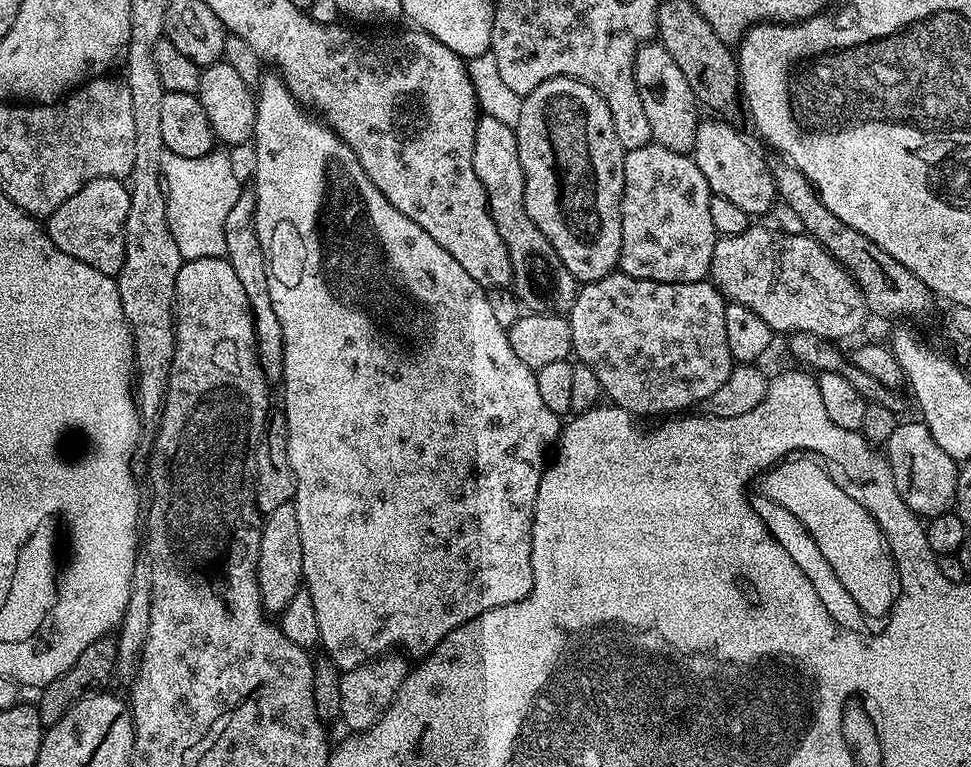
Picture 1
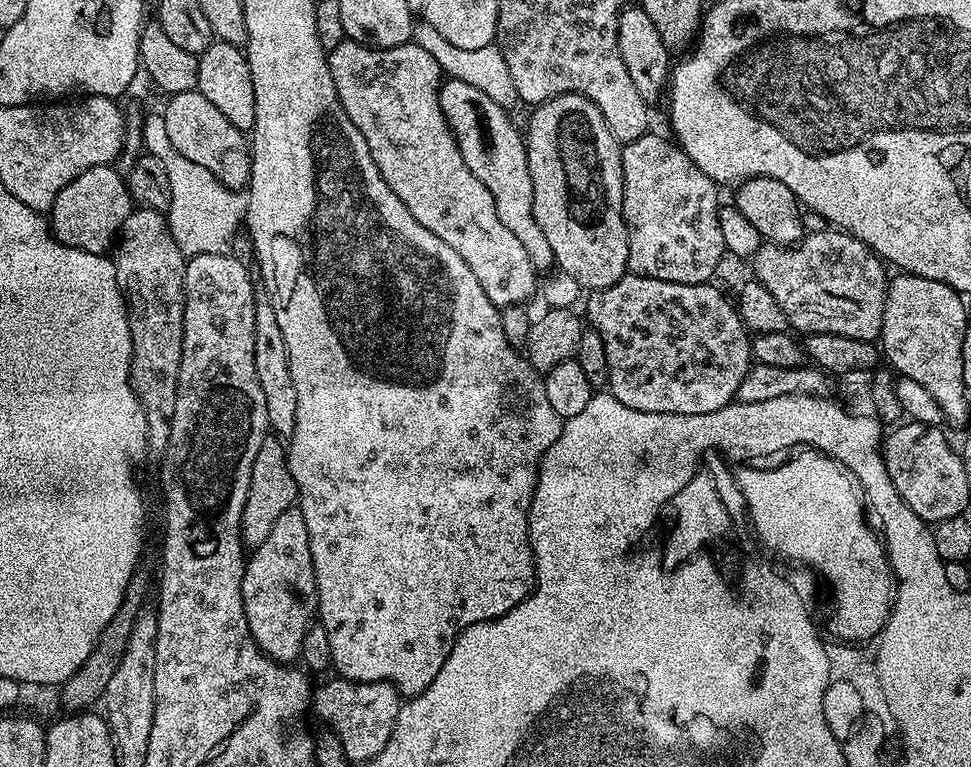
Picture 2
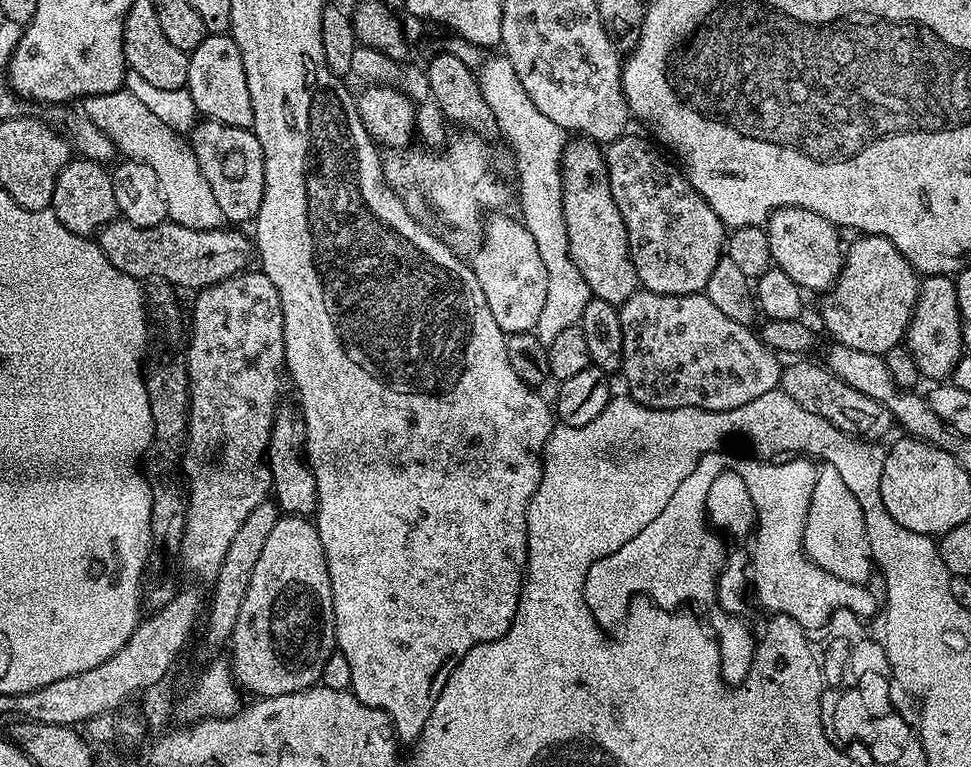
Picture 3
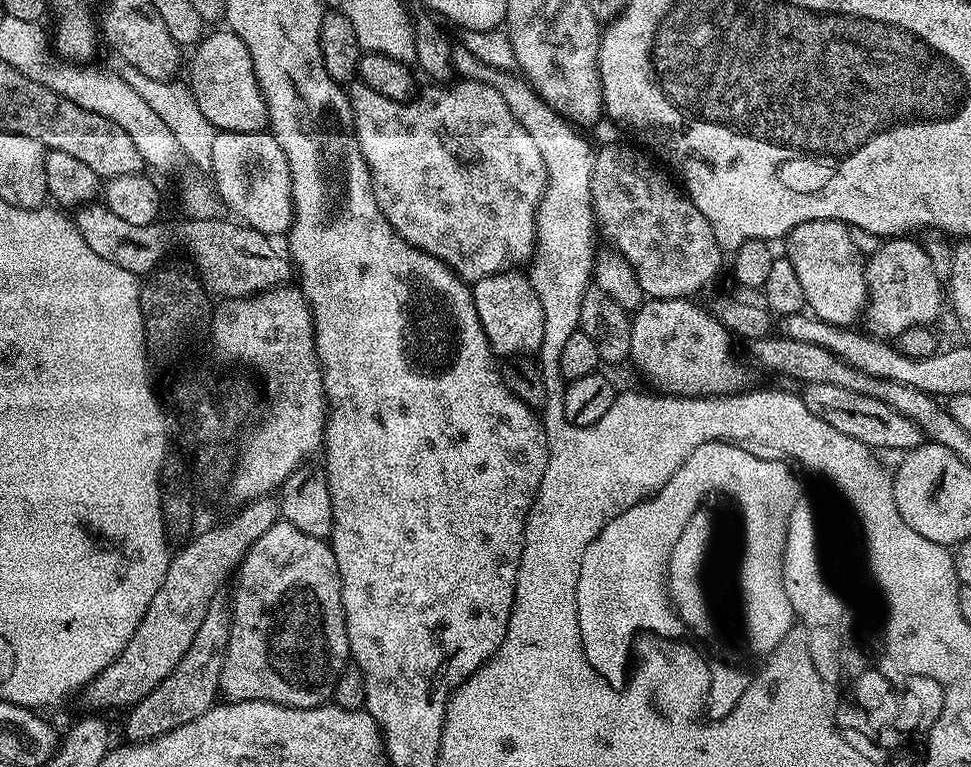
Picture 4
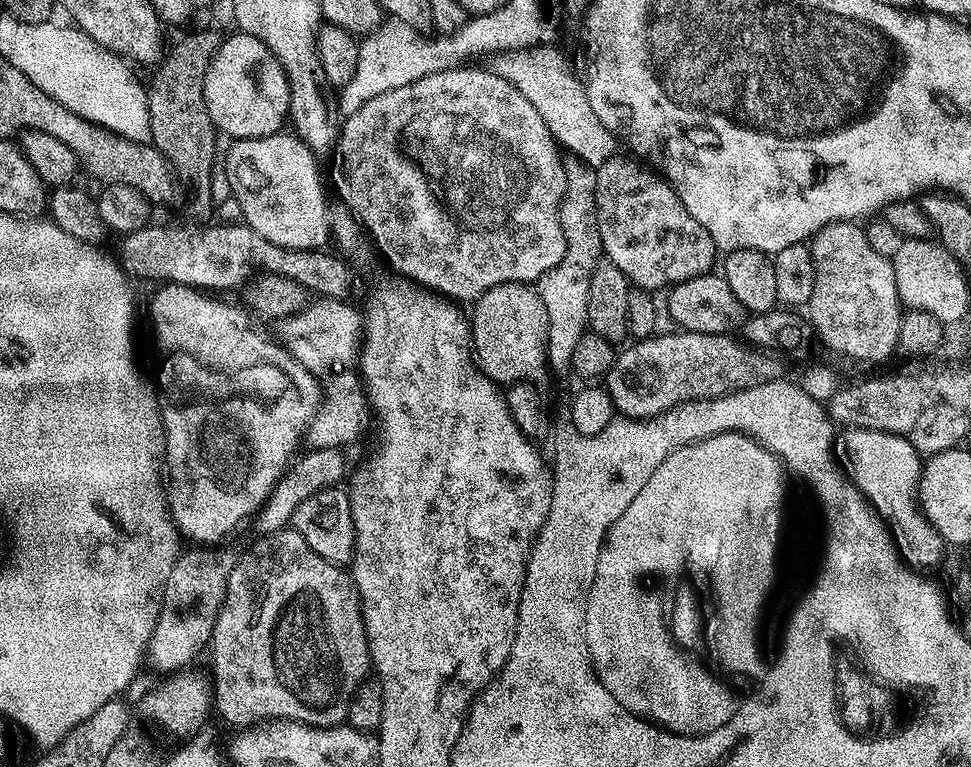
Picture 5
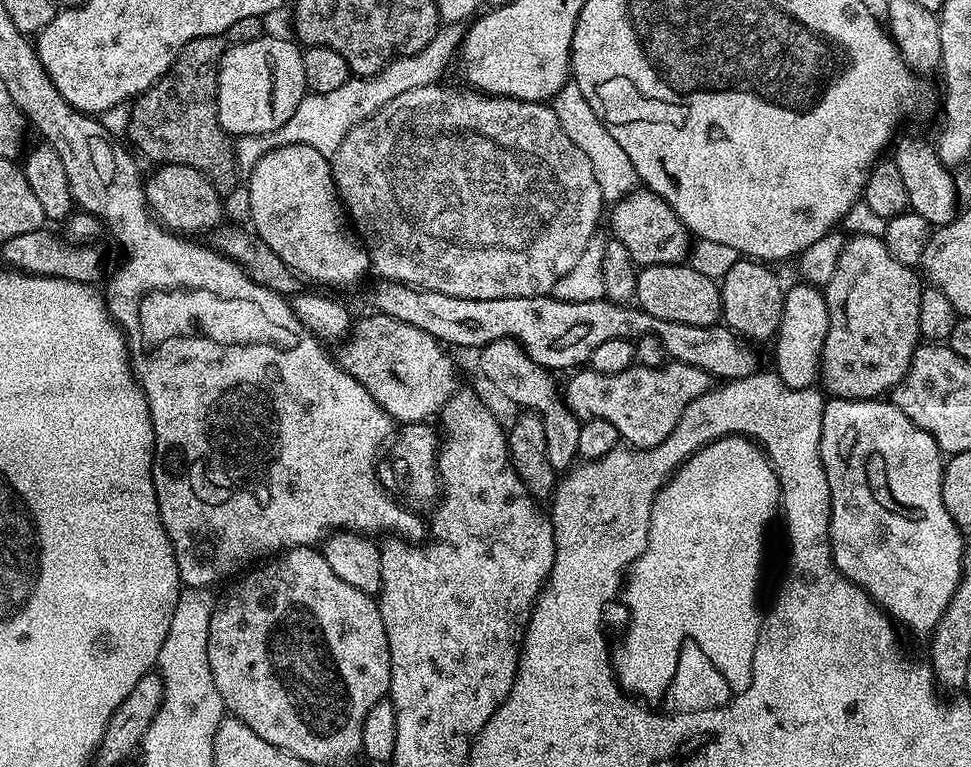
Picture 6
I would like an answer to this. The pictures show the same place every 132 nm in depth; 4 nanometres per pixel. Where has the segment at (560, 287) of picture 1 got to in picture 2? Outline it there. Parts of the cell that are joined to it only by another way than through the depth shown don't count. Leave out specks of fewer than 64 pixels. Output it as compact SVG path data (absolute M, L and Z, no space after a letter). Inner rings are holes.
M445 79L440 85L440 105L448 125L452 127L454 138L460 144L462 158L466 166L470 166L470 174L474 174L474 178L490 190L490 198L494 198L498 222L502 222L502 226L506 226L506 230L522 242L537 273L547 273L547 268L551 269L554 261L550 242L546 242L546 234L542 234L532 213L534 182L530 182L528 145L521 129L520 132L516 129L515 122L502 106L467 82Z

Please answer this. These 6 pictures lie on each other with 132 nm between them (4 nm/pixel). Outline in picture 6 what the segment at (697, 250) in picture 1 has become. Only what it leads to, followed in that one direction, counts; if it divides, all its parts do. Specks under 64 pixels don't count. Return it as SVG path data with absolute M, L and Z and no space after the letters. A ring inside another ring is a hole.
M638 186L630 194L615 201L612 208L611 235L626 250L638 266L658 266L659 264L683 264L689 259L694 240L687 226L674 214L674 210L658 194L649 188Z

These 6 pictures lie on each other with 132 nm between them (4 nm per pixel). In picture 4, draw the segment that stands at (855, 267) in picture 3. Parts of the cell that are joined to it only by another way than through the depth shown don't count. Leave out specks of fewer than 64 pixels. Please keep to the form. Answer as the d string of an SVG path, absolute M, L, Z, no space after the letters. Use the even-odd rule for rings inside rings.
M888 238L881 243L879 250L867 257L869 307L868 316L876 327L875 335L880 338L895 338L902 330L910 330L910 326L923 324L935 325L940 311L945 311L946 296L942 291L942 277L936 272L936 265L926 254L926 250L912 238Z

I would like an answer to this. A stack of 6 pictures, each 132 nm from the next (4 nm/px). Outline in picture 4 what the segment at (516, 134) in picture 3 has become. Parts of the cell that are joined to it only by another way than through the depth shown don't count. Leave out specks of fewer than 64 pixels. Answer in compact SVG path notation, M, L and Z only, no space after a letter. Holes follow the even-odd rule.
M491 68L489 72L468 72L464 79L480 80L484 84L494 85L500 91L510 106L510 114L522 122L546 162L548 186L536 211L538 251L533 255L530 261L532 269L527 269L526 275L532 281L534 294L538 294L538 302L542 302L545 341L563 342L580 327L582 298L590 287L594 261L597 259L598 229L592 214L590 194L594 148L574 132L573 125L565 122L561 113L555 112L523 79L504 80L504 76L501 69Z

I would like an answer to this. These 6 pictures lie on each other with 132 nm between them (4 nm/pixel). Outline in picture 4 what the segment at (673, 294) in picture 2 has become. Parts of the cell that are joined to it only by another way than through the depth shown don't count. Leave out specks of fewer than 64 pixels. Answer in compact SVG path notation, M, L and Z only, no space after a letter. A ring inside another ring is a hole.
M692 298L645 299L643 306L631 317L631 363L636 363L646 375L664 387L661 389L667 390L673 396L731 396L733 392L739 392L742 388L740 368L732 361L734 337L715 316L705 309L704 313L702 309L696 308L696 302Z

